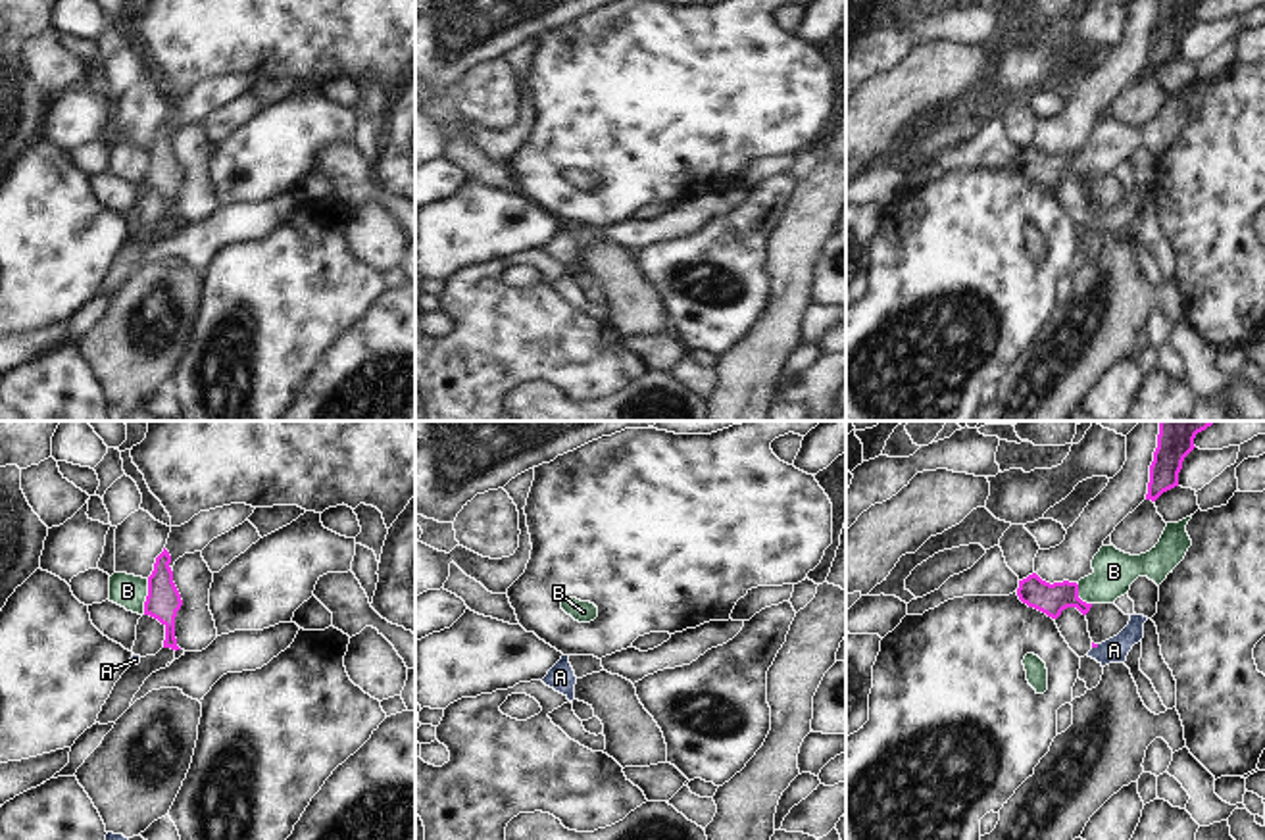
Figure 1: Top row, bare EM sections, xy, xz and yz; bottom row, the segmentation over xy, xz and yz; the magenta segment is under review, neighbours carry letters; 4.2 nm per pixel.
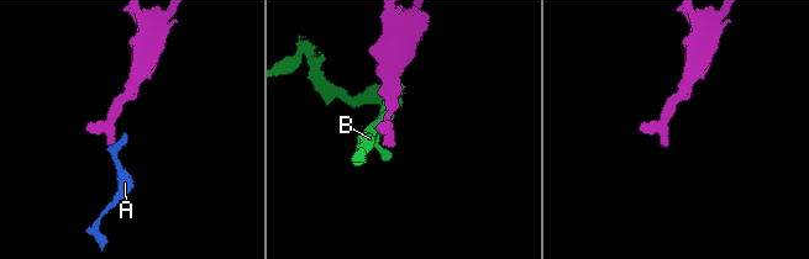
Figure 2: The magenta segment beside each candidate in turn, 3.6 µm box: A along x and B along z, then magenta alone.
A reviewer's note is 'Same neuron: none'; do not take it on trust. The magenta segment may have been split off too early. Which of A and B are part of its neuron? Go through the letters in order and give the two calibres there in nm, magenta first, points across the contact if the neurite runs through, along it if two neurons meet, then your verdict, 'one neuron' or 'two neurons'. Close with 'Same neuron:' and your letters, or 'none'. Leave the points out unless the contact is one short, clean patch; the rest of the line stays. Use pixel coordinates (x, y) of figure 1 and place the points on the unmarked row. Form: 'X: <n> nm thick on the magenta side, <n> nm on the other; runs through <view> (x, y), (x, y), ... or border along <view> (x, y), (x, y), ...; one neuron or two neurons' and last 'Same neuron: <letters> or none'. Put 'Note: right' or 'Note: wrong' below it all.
A: 20 nm thick on the magenta side, 110 nm on the other; border along yz (1098, 214), (1092, 218); two neurons
B: 140 nm thick on the magenta side, 140 nm on the other; two neurons
Same neuron: none
Note: right

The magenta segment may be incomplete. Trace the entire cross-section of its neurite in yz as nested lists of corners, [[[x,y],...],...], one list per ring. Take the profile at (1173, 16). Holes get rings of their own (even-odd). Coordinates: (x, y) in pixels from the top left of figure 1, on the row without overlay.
[[[1159,0],[1146,69],[1155,71],[1163,62],[1178,56],[1182,31],[1196,17],[1198,2],[1202,0]]]

